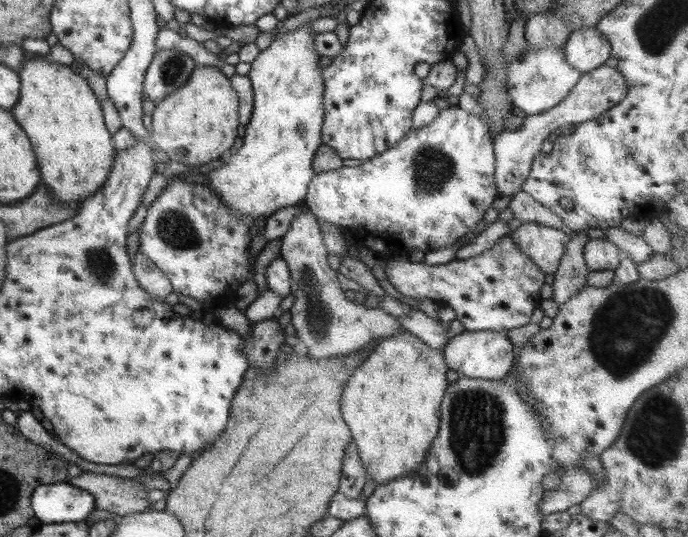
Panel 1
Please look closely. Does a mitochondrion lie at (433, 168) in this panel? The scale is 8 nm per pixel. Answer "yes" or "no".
yes

